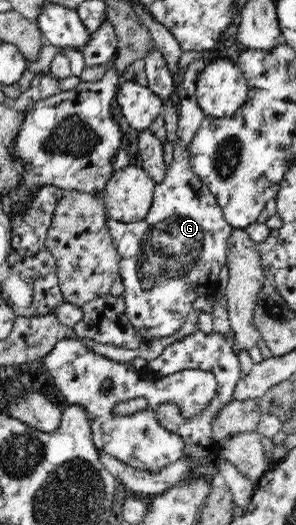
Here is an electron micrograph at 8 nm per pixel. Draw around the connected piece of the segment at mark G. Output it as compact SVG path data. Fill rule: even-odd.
M196 57L188 65L179 91L178 143L173 162L162 183L155 185L153 203L146 218L134 223L107 221L120 256L124 290L124 317L140 336L153 343L179 332L198 298L214 298L220 269L226 265L228 242L234 227L224 218L215 195L192 171L188 148L206 117L196 100L196 83L206 61Z

